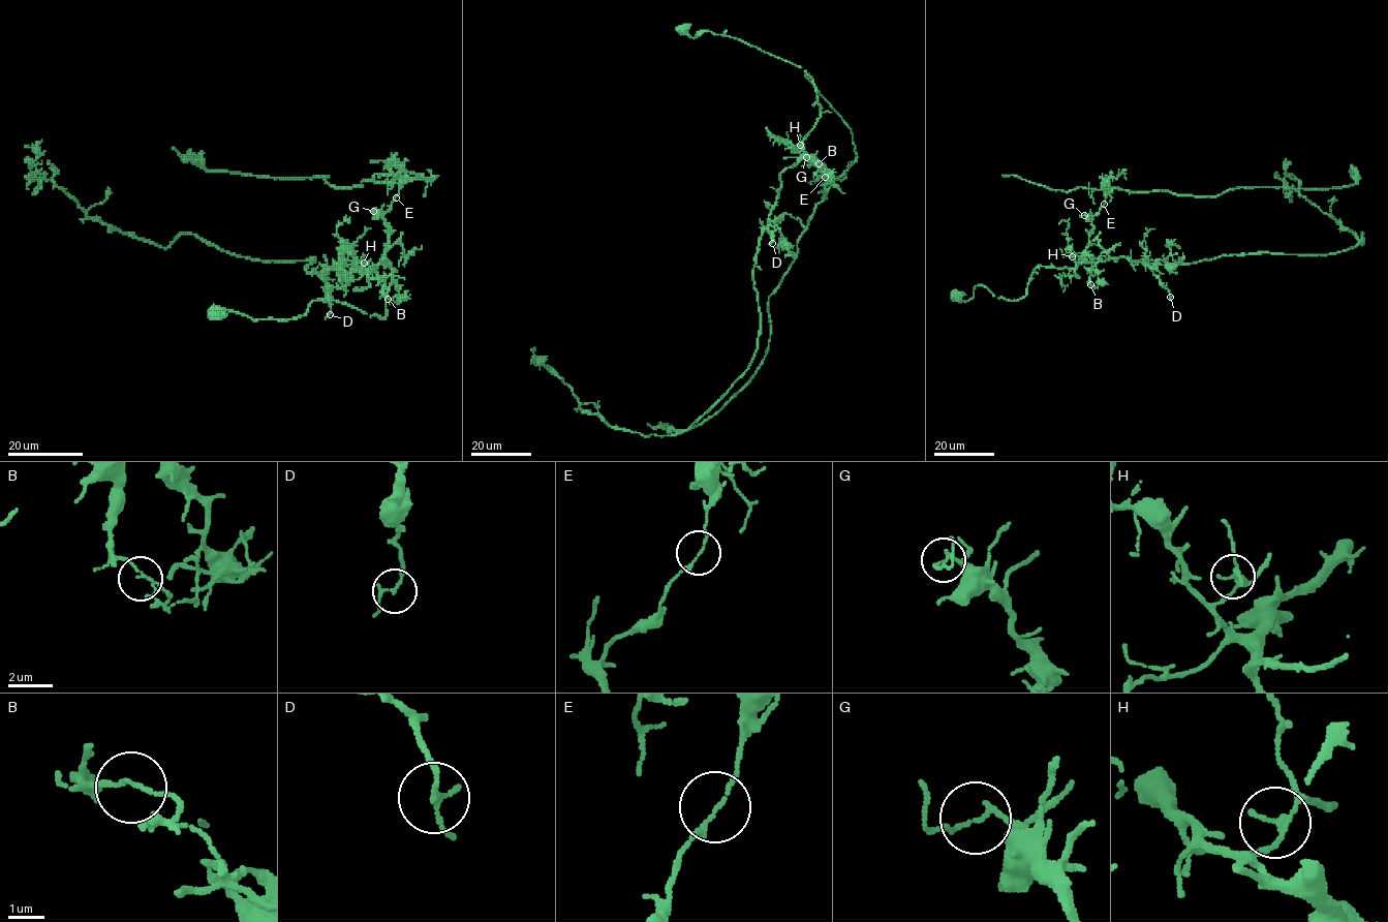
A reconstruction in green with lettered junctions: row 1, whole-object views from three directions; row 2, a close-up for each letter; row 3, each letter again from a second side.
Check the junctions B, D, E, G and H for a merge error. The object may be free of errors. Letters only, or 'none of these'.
E

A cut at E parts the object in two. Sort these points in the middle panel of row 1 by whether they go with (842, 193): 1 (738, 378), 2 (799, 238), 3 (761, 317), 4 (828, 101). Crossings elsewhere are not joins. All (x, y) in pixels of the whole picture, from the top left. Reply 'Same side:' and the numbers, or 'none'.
Same side: 1, 3

